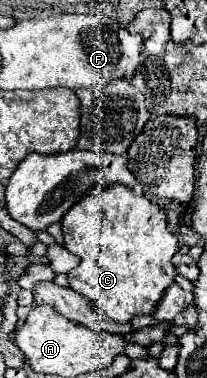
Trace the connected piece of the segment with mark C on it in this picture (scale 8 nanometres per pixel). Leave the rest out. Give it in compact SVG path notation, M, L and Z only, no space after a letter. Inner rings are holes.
M111 184L103 192L89 190L61 222L65 248L79 258L79 266L69 272L69 286L91 300L105 316L119 324L127 324L137 314L153 314L163 292L173 284L177 268L171 258L179 250L177 236L167 230L167 214L145 196L133 194L127 186Z

